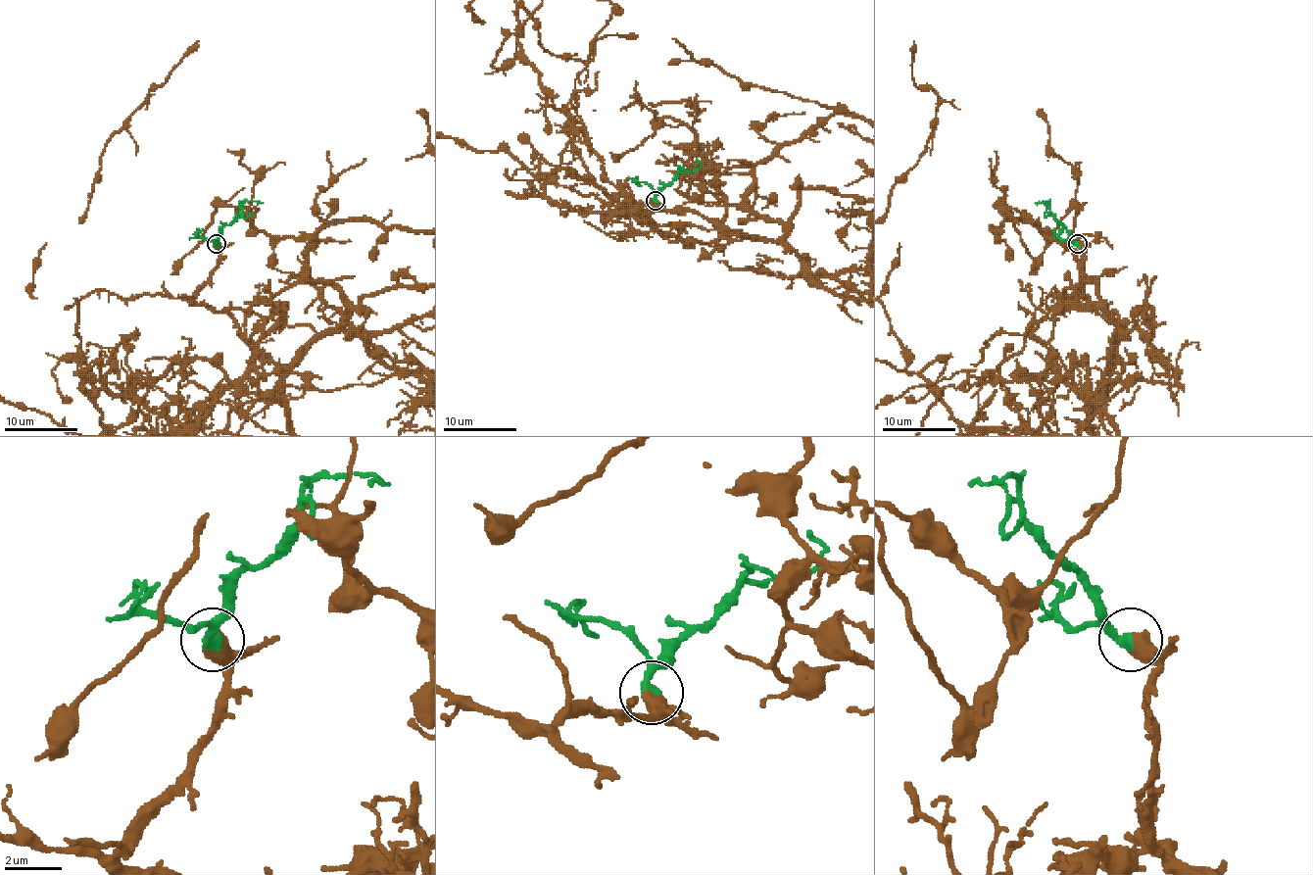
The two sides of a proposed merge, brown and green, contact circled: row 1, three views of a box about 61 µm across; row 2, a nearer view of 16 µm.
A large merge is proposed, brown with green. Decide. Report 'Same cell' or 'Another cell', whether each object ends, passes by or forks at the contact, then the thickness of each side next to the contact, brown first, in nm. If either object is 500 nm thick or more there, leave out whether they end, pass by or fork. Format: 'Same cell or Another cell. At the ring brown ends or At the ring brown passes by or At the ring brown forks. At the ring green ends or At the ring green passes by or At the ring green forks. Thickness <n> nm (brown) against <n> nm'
Same cell. Thickness 600 nm (brown) against 400 nm

